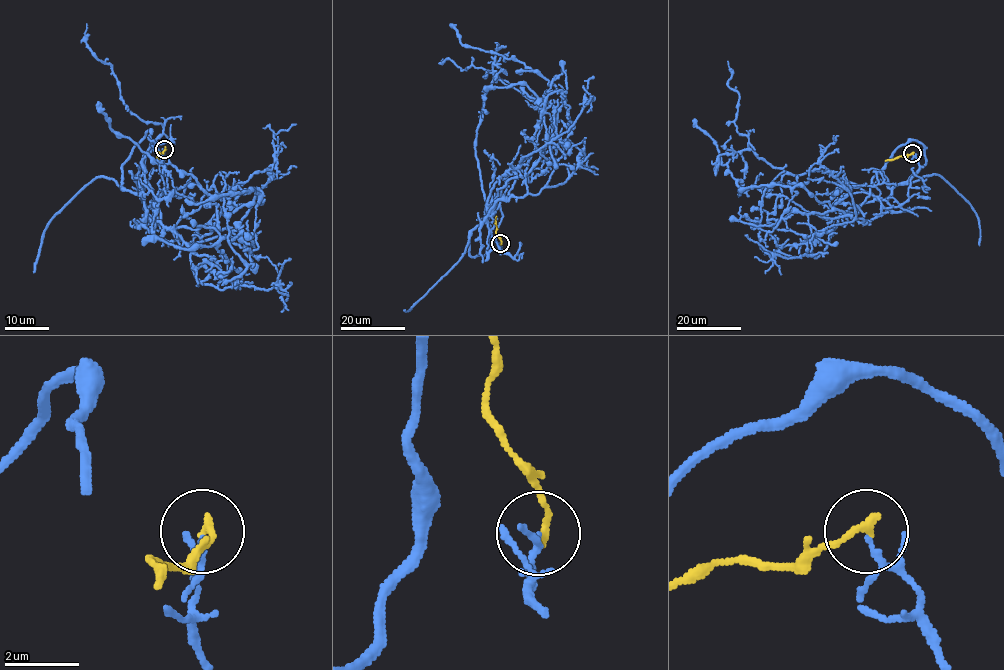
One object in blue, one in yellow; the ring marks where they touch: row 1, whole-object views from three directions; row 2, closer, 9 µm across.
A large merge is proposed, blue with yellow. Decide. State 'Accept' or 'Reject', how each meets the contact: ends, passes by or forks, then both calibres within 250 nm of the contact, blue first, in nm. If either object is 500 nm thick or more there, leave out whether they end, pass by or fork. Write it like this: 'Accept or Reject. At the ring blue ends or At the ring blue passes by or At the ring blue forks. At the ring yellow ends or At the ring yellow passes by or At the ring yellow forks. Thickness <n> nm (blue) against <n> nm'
Reject. At the ring blue passes by. At the ring yellow ends. Thickness 110 nm (blue) against 220 nm

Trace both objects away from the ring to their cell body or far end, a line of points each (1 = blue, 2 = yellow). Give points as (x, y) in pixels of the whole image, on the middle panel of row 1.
1: (500, 243), (491, 207), (526, 194), (524, 175), (572, 122), (550, 82), (465, 47), (451, 25)
2: (500, 243), (496, 216)

